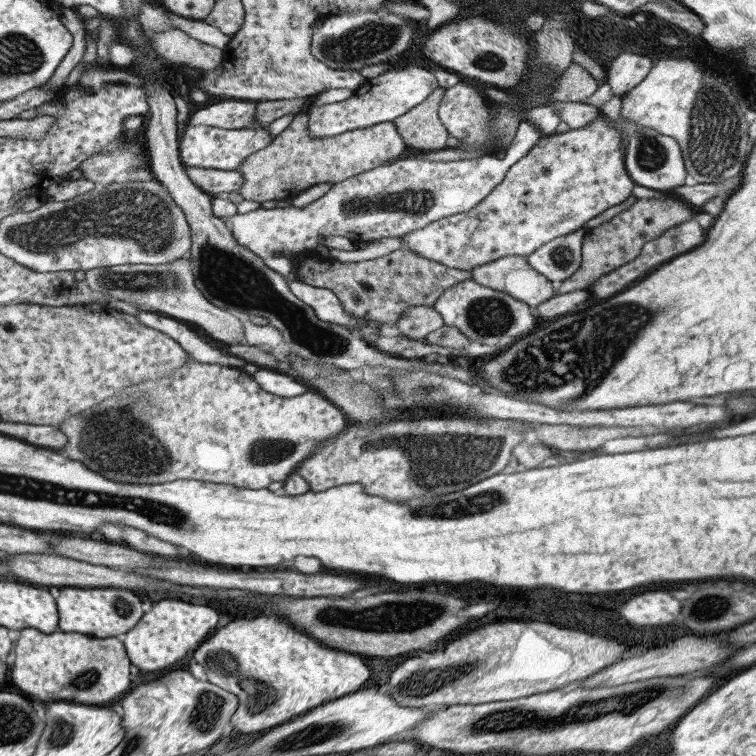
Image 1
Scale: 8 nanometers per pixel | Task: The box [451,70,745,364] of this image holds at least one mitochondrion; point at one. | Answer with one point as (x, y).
(714, 145)

